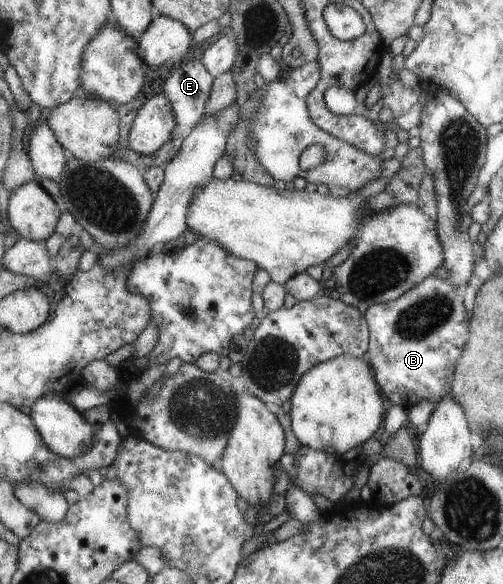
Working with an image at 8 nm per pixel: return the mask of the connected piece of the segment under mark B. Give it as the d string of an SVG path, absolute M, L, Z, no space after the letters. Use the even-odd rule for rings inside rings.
M427 276L417 286L407 290L394 301L381 302L370 306L364 313L369 325L369 346L363 359L374 368L374 378L378 381L389 404L403 405L406 409L418 401L429 400L434 405L445 395L443 385L451 383L455 365L461 357L461 347L465 345L469 314L466 313L457 288L447 280Z

